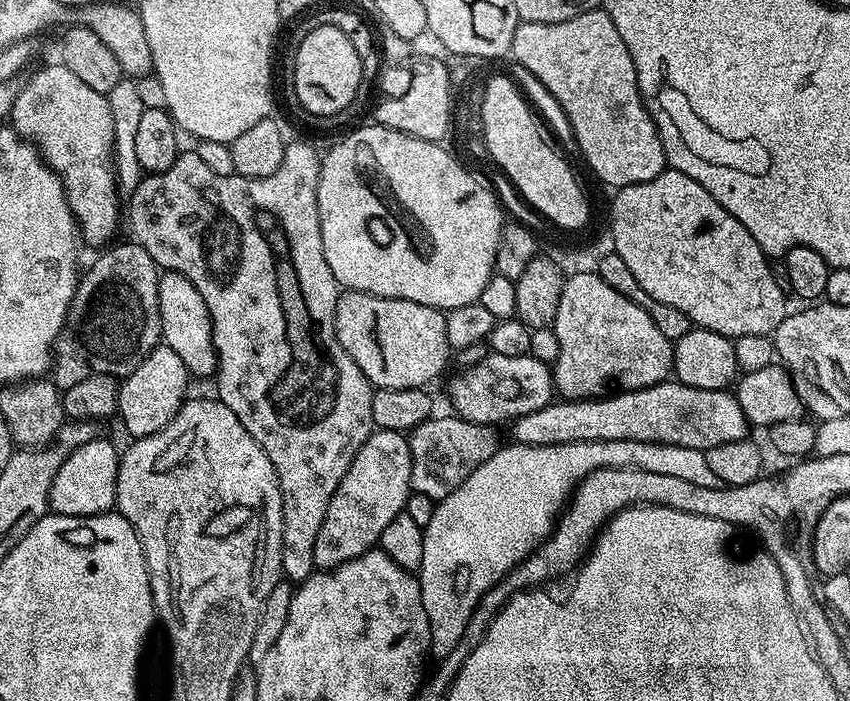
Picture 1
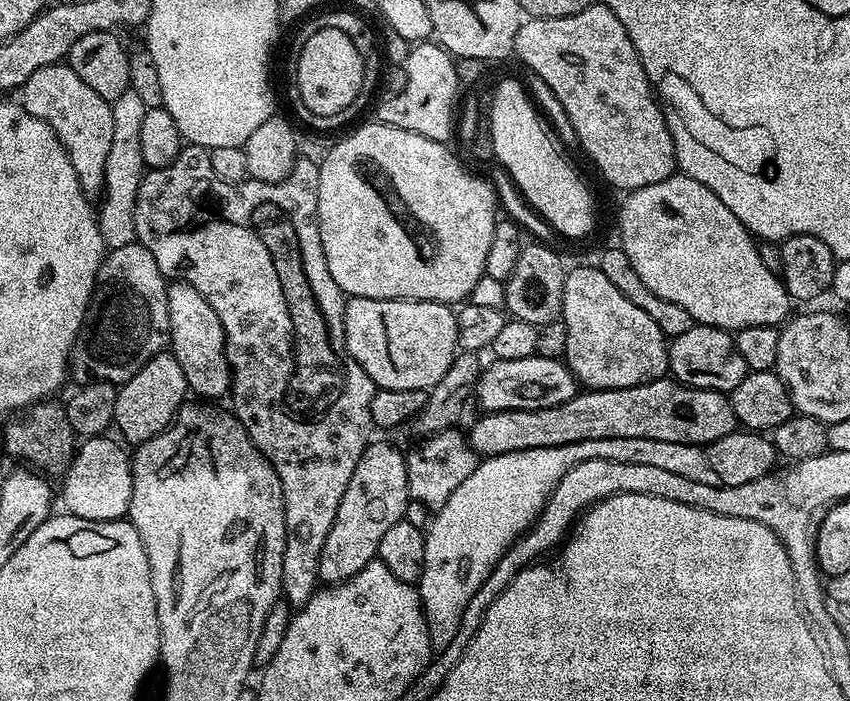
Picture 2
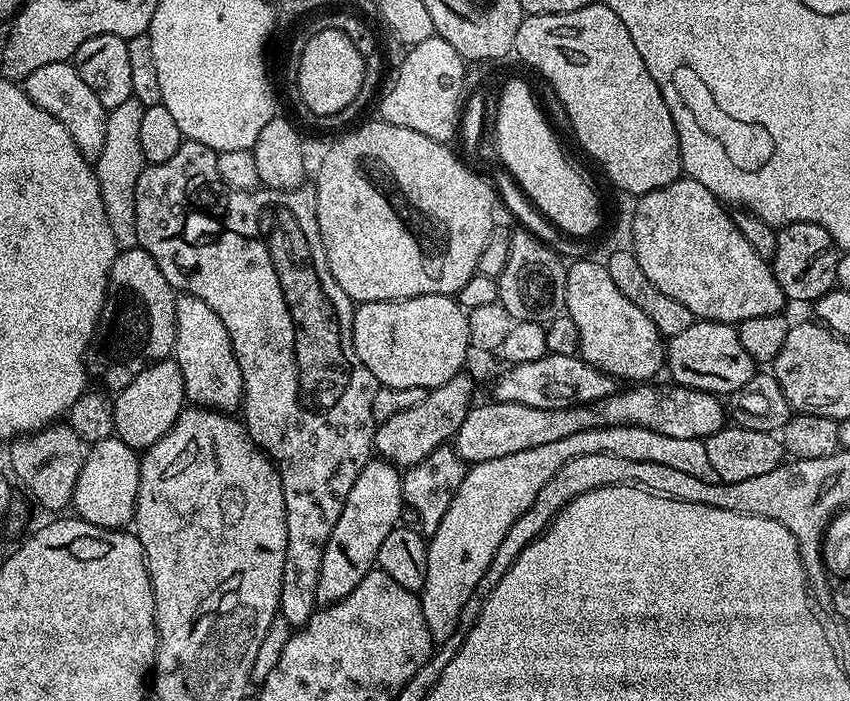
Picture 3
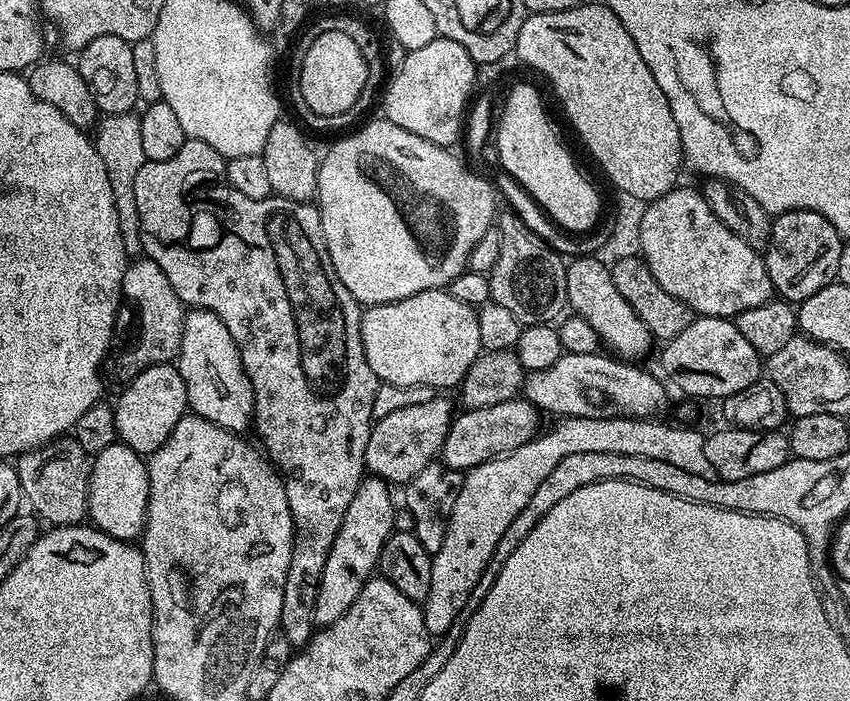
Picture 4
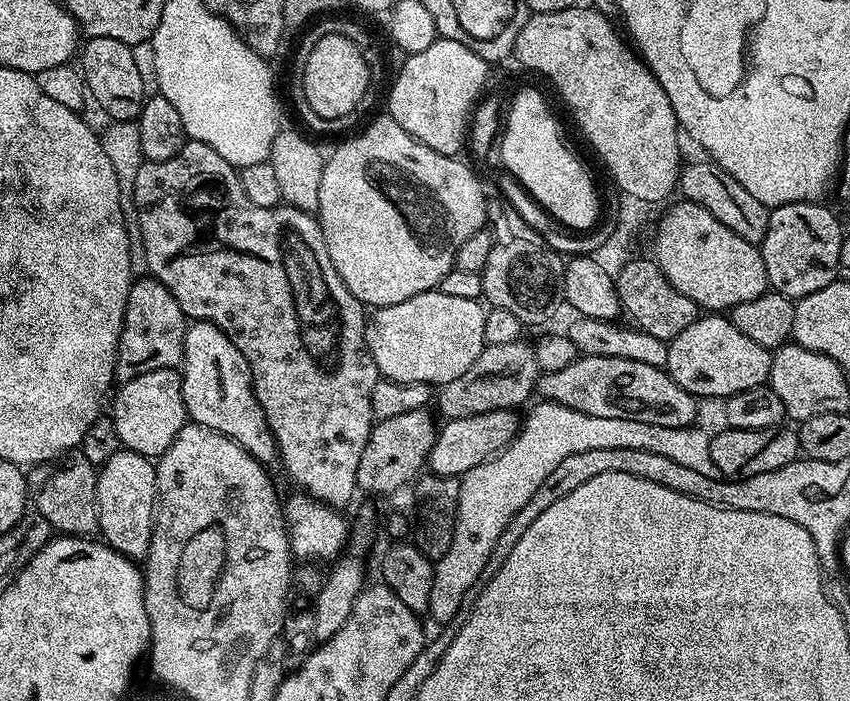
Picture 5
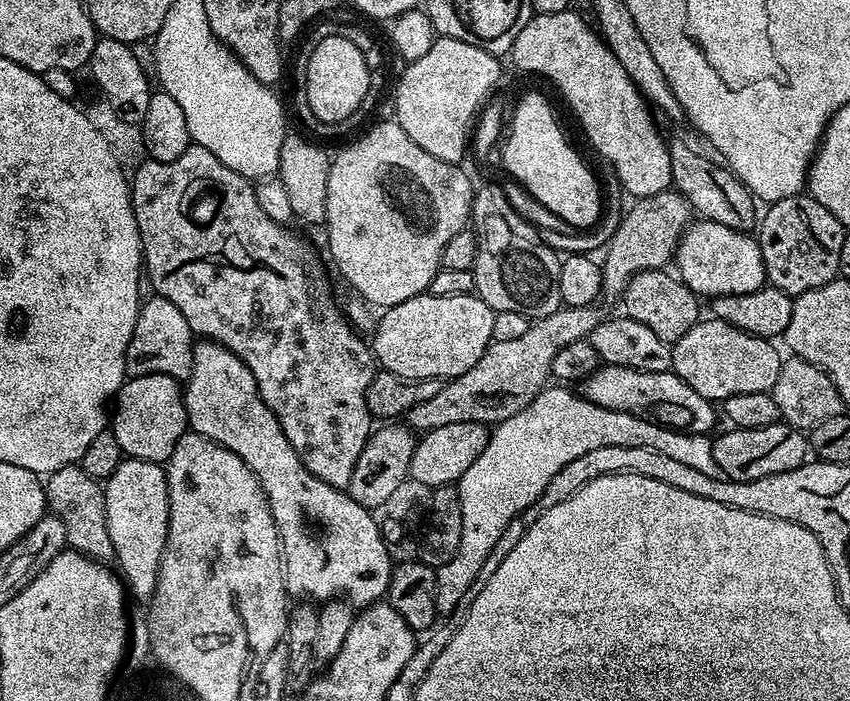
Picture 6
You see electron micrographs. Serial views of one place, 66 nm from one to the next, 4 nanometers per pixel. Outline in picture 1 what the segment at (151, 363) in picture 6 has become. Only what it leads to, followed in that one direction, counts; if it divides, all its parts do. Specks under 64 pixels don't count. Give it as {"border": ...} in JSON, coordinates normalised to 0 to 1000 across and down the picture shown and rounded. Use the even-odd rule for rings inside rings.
{"border":[[[159,345],[124,352],[122,359],[108,378],[102,378],[85,427],[85,441],[80,445],[81,458],[88,459],[99,451],[99,464],[94,468],[94,502],[109,532],[119,531],[126,536],[145,539],[151,536],[189,489],[188,444],[186,442],[186,402],[191,392],[181,368]]]}

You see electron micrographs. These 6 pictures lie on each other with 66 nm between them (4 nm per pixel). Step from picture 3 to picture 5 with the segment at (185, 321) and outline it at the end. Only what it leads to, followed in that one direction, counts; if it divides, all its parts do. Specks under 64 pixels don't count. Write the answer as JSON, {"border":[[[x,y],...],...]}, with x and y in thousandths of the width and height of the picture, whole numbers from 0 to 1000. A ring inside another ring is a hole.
{"border":[[[241,456],[225,458],[216,471],[216,511],[214,515],[214,568],[221,586],[221,599],[227,605],[236,605],[239,611],[252,613],[256,619],[266,619],[280,636],[298,650],[305,662],[320,665],[326,660],[327,641],[325,626],[313,602],[313,591],[301,566],[296,549],[296,529],[285,511],[285,499],[271,488],[271,482],[256,465]]]}

